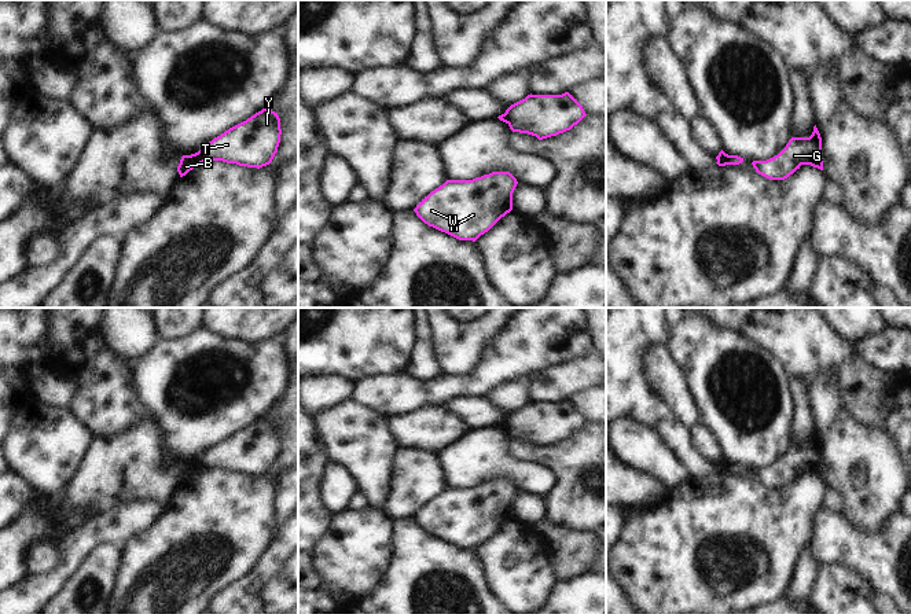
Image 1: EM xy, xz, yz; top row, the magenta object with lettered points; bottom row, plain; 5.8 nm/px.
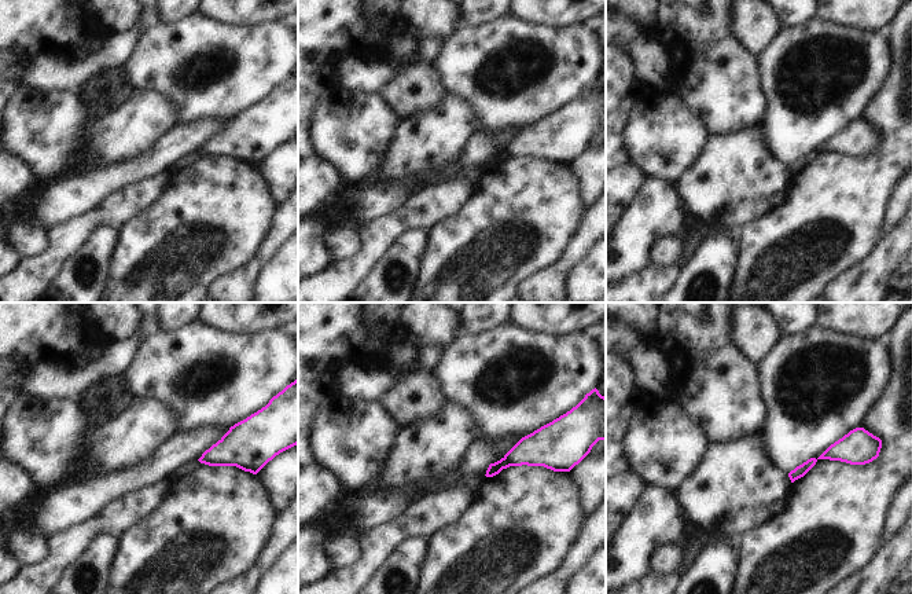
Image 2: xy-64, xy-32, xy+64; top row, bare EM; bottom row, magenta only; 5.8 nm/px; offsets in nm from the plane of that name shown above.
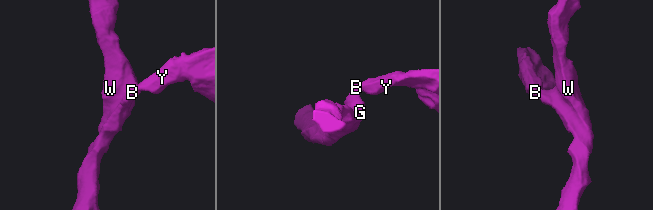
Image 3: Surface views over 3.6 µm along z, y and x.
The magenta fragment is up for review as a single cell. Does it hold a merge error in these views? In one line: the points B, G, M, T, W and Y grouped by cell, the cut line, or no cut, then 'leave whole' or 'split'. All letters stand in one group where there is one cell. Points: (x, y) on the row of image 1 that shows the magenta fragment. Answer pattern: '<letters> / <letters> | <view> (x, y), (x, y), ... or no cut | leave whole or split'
B G M W / T Y | xy (195, 153), (205, 161) | split

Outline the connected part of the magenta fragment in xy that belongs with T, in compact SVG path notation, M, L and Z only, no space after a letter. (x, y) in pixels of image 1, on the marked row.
M267 106L246 121L214 137L196 154L205 162L223 161L260 169L272 162L278 152L280 135L280 118Z

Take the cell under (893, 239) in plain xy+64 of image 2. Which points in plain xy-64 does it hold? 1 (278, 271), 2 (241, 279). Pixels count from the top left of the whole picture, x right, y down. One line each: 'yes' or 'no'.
1: no
2: yes

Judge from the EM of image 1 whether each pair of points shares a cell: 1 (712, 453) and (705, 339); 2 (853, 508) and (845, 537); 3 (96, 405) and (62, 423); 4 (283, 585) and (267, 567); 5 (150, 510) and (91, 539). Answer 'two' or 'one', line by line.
1: two
2: two
3: two
4: two
5: one

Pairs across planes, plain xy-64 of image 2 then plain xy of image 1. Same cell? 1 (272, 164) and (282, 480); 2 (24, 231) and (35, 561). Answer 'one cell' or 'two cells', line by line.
1: one cell
2: one cell

